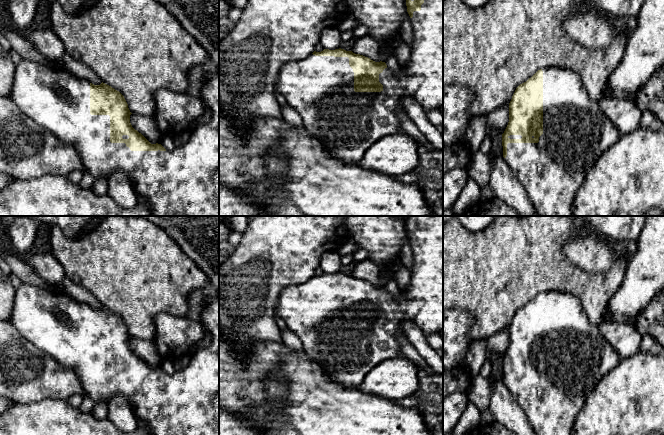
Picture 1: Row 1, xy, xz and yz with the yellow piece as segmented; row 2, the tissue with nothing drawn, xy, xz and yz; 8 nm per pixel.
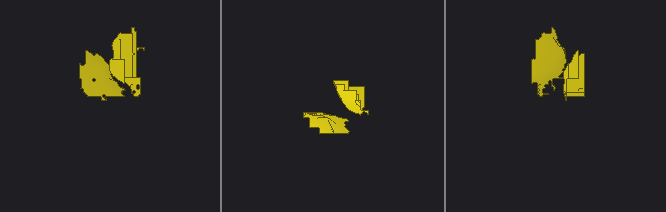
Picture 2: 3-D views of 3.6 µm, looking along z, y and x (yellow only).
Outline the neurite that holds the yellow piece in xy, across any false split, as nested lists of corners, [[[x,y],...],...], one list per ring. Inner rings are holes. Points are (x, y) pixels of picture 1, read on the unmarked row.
[[[23,283],[15,292],[13,309],[9,321],[26,340],[35,345],[38,349],[44,351],[57,363],[64,367],[71,368],[82,384],[83,395],[88,396],[94,403],[100,401],[108,402],[117,394],[123,395],[128,400],[136,419],[146,422],[152,435],[219,435],[219,295],[207,297],[201,312],[201,324],[204,330],[208,331],[212,337],[210,345],[193,350],[191,352],[190,363],[185,368],[171,375],[167,375],[161,368],[151,368],[141,357],[132,351],[130,347],[130,339],[132,337],[128,332],[124,320],[119,315],[103,306],[100,309],[94,309],[65,294],[62,290],[55,289],[52,285],[49,289],[43,289],[35,285]]]

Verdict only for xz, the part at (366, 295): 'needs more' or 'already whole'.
needs more

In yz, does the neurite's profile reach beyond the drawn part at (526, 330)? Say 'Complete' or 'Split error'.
Split error

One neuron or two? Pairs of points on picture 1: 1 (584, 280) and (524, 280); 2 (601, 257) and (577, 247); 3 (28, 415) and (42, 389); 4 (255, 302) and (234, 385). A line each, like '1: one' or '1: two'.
1: one
2: one
3: two
4: two

